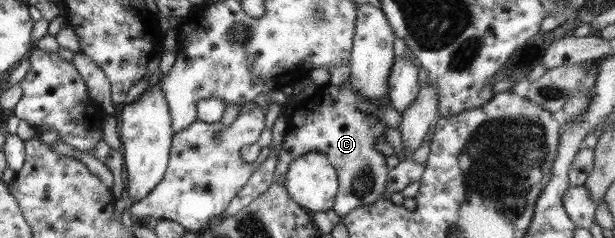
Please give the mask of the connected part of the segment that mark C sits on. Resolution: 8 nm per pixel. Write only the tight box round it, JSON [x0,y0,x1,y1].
[273,79,387,217]

